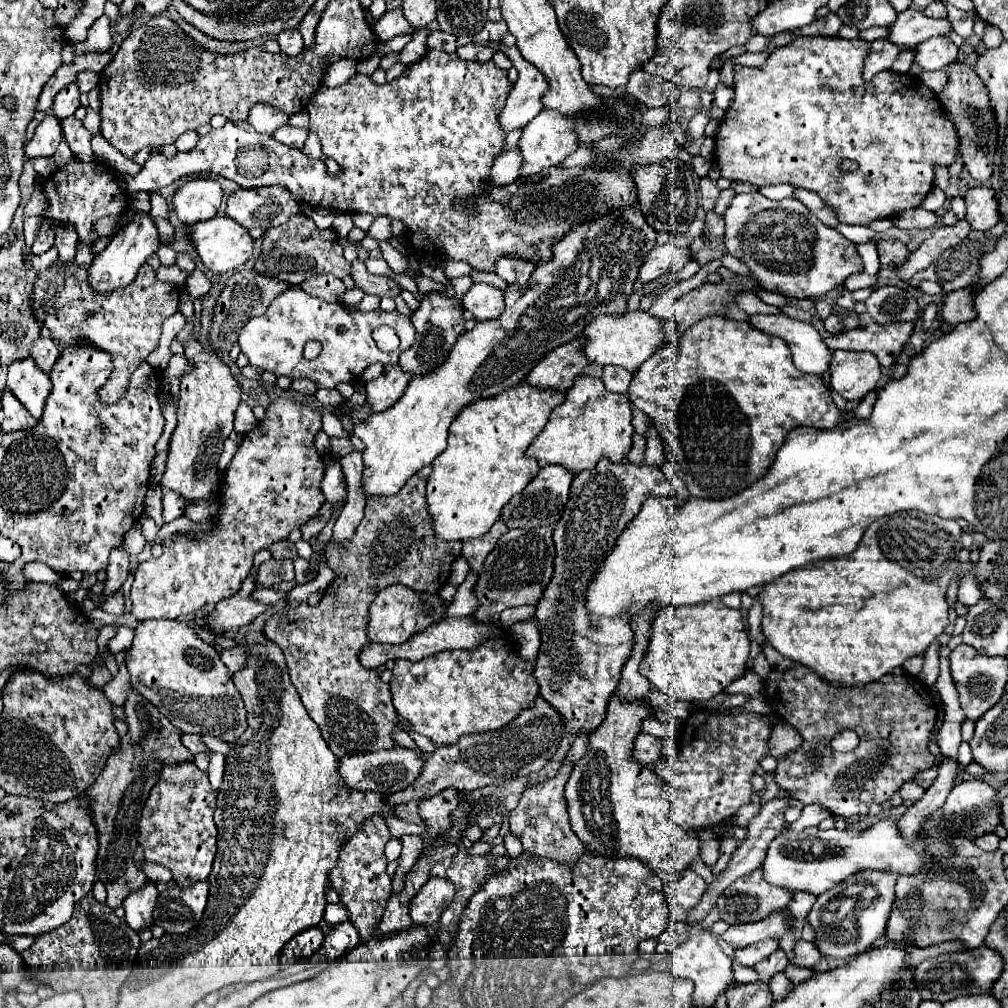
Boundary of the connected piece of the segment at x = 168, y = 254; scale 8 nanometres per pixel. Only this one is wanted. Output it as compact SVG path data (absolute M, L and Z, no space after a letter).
M160 245L156 251L162 265L174 265L176 263L176 251L170 245Z

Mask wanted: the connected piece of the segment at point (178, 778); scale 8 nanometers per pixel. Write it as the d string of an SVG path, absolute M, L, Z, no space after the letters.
M184 761L178 765L162 765L160 779L152 787L148 801L142 809L142 825L148 823L148 829L140 829L138 843L144 849L144 857L150 863L164 865L172 871L176 885L190 887L196 881L206 881L212 869L212 861L216 855L216 825L214 825L214 809L216 809L216 791L210 787L208 775L200 771L192 761Z

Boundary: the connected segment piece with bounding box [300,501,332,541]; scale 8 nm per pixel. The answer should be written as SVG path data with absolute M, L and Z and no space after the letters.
M326 501L324 507L318 511L318 515L312 517L310 521L306 521L306 523L300 527L302 539L304 539L304 541L310 541L314 535L318 535L318 533L324 529L324 525L330 521L330 515L332 515L332 505Z

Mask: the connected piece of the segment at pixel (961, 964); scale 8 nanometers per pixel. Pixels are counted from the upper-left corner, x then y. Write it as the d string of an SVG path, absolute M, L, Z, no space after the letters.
M982 945L978 949L972 951L956 951L956 953L942 953L938 957L930 957L924 959L916 969L914 969L914 979L918 985L920 995L924 995L924 999L932 999L932 1001L940 1001L946 1003L950 999L956 999L964 993L968 995L978 995L978 993L990 993L992 985L996 983L996 979L1000 977L1004 969L1004 961L998 955L998 951Z

